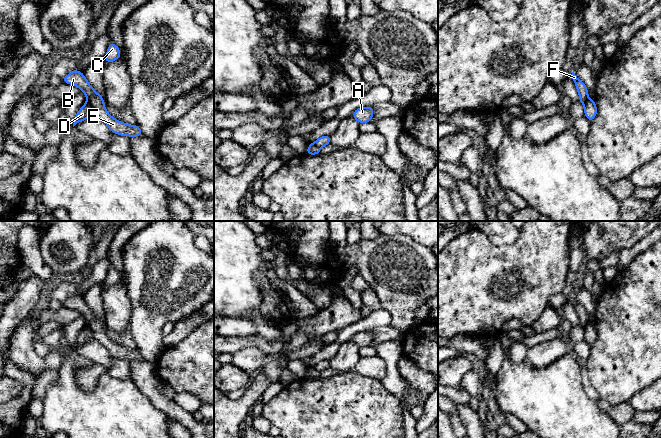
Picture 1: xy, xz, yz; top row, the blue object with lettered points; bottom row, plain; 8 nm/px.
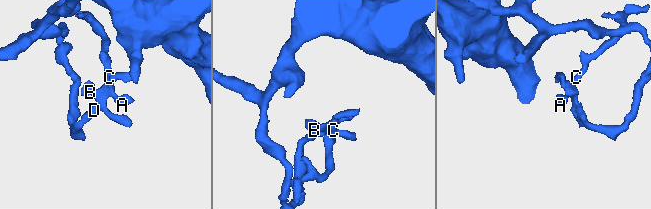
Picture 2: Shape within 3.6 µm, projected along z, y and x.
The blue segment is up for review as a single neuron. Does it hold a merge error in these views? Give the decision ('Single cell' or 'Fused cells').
Fused cells

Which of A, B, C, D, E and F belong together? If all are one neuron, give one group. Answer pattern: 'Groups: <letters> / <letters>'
Groups: A B C E F / D

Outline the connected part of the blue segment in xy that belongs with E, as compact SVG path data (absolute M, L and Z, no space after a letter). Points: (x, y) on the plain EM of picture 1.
M74 293L71 297L62 302L63 307L77 310L86 319L87 326L93 331L96 341L101 343L112 357L122 360L142 360L144 359L138 349L128 349L113 342L106 334L103 326L104 321L99 319L84 301L84 297Z

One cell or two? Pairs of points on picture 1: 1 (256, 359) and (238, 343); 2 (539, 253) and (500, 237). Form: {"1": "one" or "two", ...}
{"1": "two", "2": "two"}

